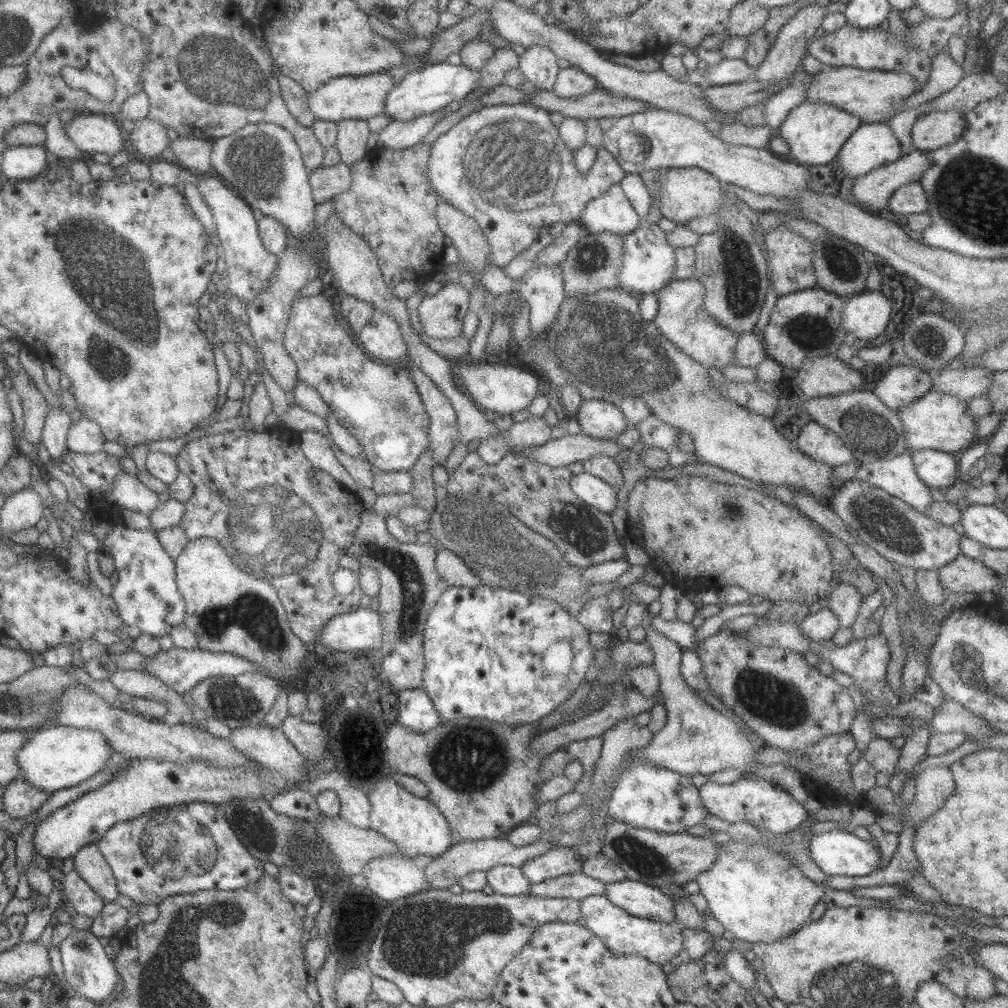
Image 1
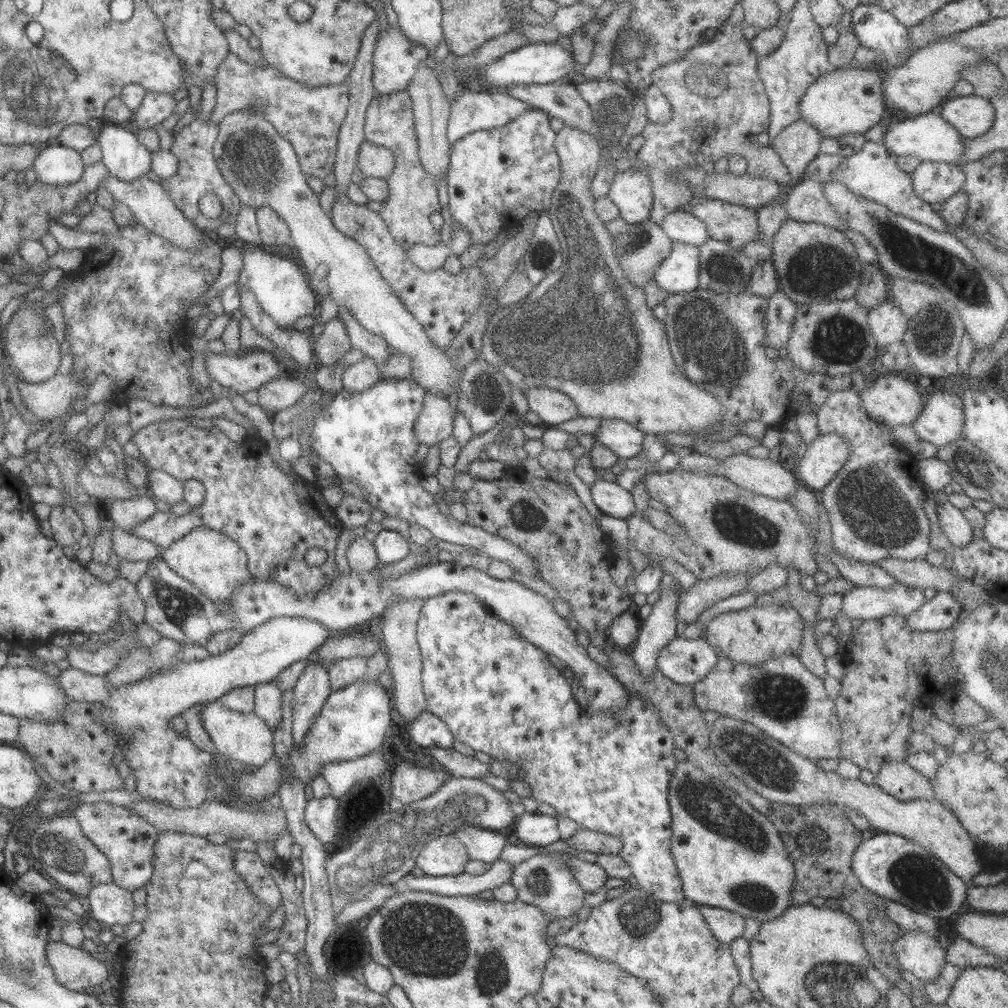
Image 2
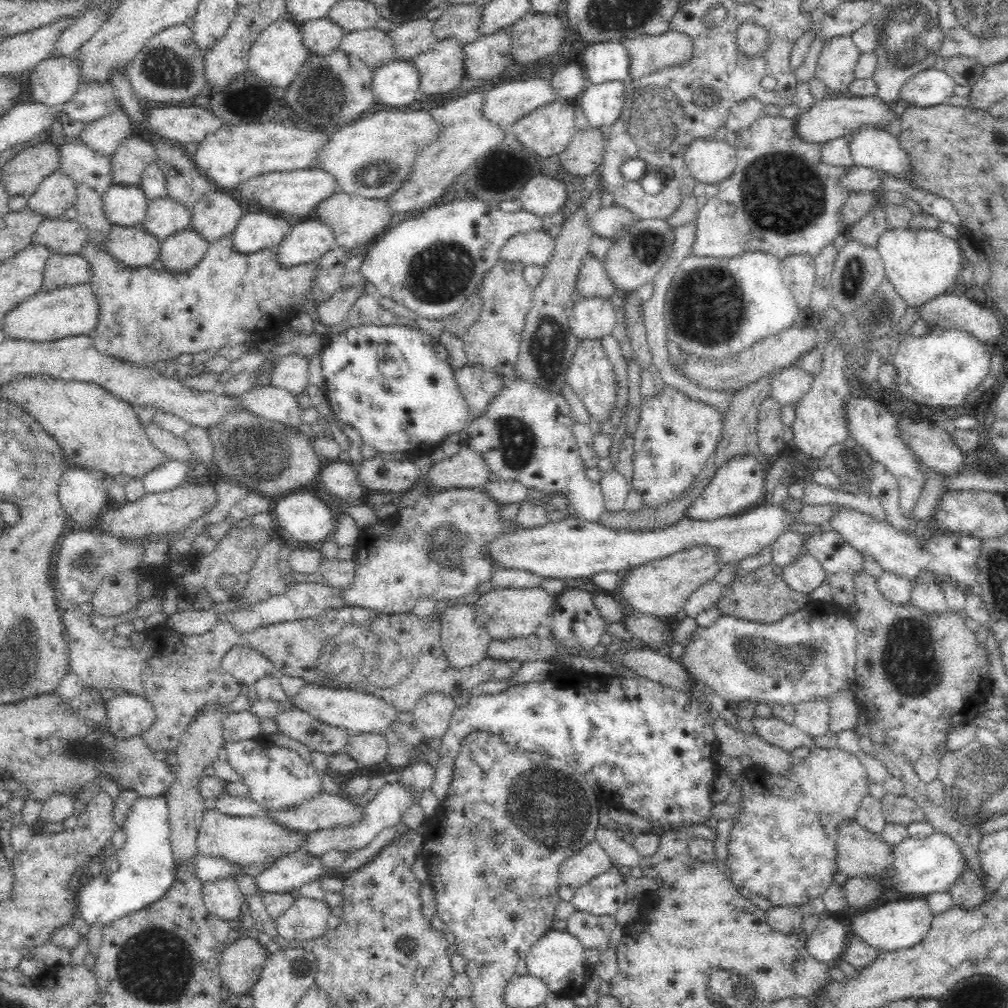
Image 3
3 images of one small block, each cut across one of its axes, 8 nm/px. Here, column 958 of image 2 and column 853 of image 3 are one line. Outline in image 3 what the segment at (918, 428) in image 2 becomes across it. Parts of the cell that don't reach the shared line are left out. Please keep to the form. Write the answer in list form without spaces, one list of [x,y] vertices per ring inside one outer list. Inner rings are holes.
[[[866,391],[859,398],[852,397],[852,400],[847,402],[845,409],[850,437],[866,449],[873,462],[883,464],[888,472],[896,477],[899,483],[900,508],[903,514],[910,516],[918,502],[918,497],[922,494],[927,476],[926,472],[922,471],[923,464],[919,458],[914,456],[912,449],[903,442],[894,414],[875,391]]]

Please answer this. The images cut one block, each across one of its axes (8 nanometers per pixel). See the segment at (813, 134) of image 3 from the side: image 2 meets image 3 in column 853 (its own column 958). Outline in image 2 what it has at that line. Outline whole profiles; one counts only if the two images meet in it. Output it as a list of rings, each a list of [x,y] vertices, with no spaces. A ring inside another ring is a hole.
[[[974,95],[947,100],[936,111],[965,140],[973,140],[989,131],[994,120],[989,100]]]

